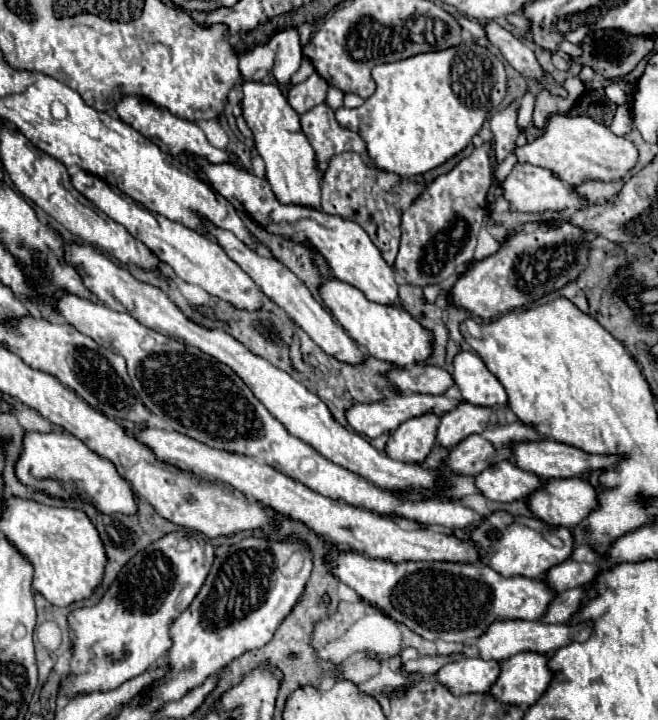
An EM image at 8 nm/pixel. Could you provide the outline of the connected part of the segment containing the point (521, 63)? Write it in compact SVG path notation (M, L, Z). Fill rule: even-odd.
M490 20L484 24L486 30L486 38L488 42L500 50L500 54L508 60L508 64L520 72L526 78L540 78L544 76L534 52L520 42L510 30L506 30L504 26L500 26L496 20Z

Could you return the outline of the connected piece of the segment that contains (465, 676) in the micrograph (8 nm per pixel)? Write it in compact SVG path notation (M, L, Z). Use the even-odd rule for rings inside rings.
M462 656L458 660L444 664L434 676L444 688L460 696L468 692L488 692L498 674L500 674L498 662Z

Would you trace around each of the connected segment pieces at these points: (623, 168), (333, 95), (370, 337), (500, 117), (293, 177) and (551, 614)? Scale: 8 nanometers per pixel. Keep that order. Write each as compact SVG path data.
M570 114L550 116L544 134L534 142L518 146L514 154L518 162L528 162L546 168L566 184L578 184L588 178L614 182L620 176L624 176L636 164L638 158L638 152L628 138L612 134L604 124L598 124L588 116L570 116Z
M330 86L328 88L328 96L326 96L326 104L330 108L342 108L342 100L344 100L344 92L334 88L334 86Z
M336 278L324 280L320 284L318 292L320 292L324 304L334 314L336 322L370 356L374 356L378 360L384 360L384 362L390 362L394 366L418 364L418 362L424 362L430 356L430 352L432 352L432 336L430 336L430 332L426 332L418 324L418 320L414 320L404 308L370 302L358 288L342 282L342 280L336 280Z
M512 102L490 118L490 130L496 140L496 158L502 162L514 148L518 138L518 104Z
M242 82L242 116L248 128L254 134L256 150L266 162L266 178L278 196L280 202L286 204L304 204L312 208L320 208L320 178L316 170L316 156L302 134L300 116L292 110L286 96L280 92L278 84L264 82Z
M582 586L558 594L548 604L548 610L546 610L544 618L540 618L540 622L546 622L546 624L564 624L564 622L568 622L570 616L578 610L578 604L580 604L580 600L584 596L586 594L584 594L584 588Z

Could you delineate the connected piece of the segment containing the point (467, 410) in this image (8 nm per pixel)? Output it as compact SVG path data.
M460 400L450 412L442 414L438 426L438 442L444 448L456 446L470 434L484 432L490 422L492 410L488 406L474 406L466 400Z

